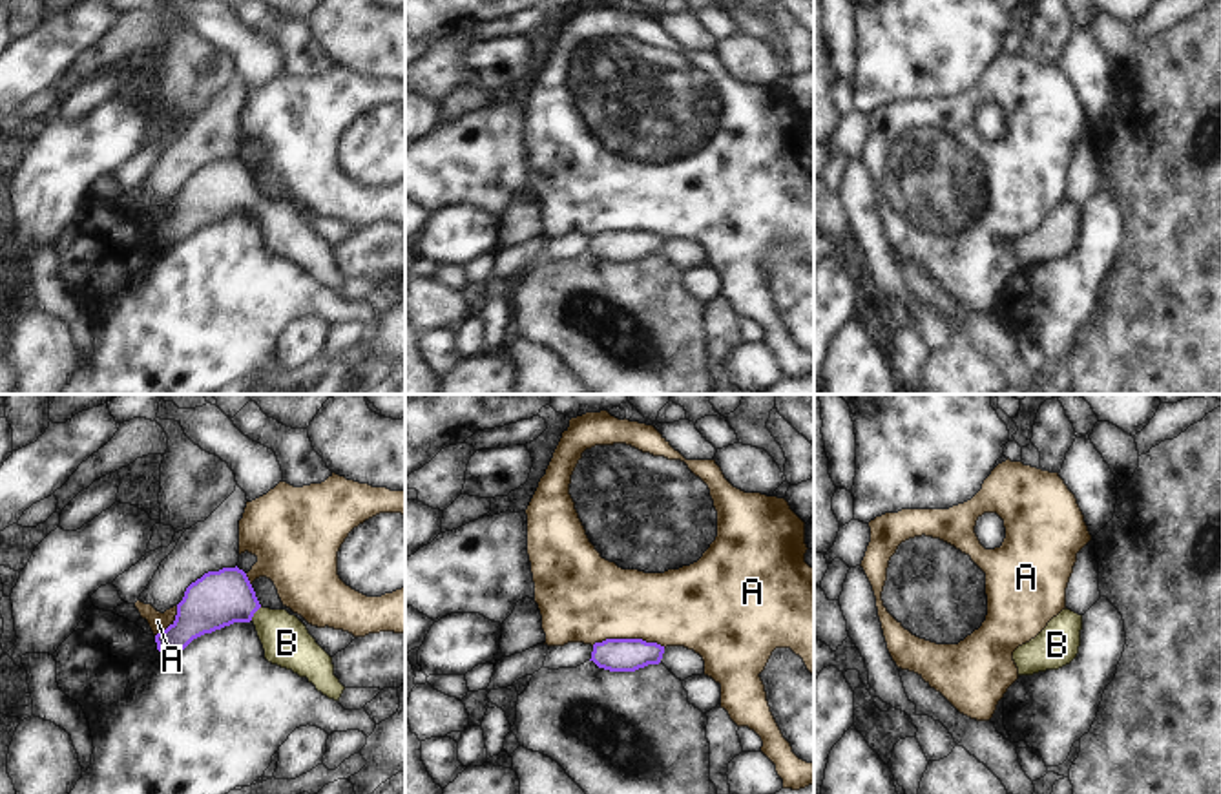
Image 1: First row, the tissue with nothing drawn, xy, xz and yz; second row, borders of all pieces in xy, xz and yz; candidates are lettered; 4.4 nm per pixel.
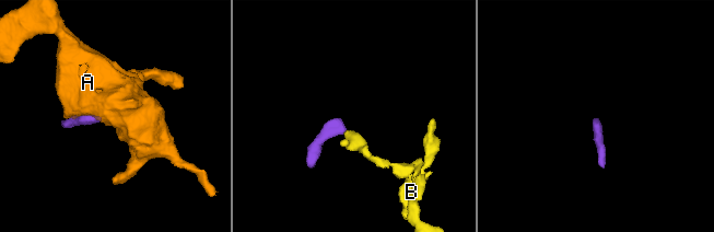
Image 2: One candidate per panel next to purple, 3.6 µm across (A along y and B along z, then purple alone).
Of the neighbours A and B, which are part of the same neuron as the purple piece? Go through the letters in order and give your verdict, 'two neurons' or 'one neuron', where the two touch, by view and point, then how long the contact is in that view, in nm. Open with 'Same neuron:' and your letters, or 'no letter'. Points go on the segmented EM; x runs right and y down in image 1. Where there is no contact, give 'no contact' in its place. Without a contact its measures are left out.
Same neuron: B
A: two neurons | xz (628, 639) | 320 nm
B: one neuron | xy (254, 612) | 80 nm

